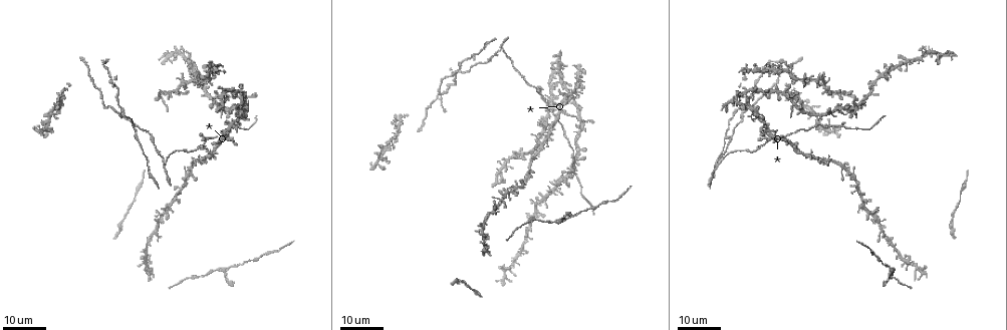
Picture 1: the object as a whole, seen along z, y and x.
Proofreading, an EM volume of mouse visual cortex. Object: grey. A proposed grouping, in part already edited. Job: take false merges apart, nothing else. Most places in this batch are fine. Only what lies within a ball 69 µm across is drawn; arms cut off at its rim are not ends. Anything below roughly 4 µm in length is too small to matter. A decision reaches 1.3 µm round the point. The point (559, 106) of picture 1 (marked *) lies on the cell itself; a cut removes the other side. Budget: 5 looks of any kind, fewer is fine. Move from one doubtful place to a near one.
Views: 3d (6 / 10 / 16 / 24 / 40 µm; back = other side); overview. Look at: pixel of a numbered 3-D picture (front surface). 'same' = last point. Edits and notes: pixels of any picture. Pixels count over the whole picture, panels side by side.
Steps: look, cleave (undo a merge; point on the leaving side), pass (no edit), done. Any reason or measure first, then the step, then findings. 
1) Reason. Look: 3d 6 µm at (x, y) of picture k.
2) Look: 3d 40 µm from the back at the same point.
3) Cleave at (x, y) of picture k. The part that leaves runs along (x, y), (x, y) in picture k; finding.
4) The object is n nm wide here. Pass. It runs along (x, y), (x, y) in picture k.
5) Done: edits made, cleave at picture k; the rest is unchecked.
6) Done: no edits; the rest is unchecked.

Looks like a crossing. Look: 3d 24 µm at (558, 115) of picture 1.

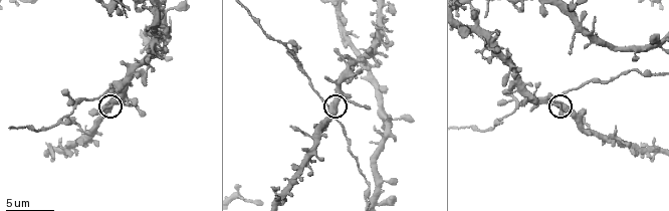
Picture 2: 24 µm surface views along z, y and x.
Look: 3d 6 µm at (335, 105) of picture 2.

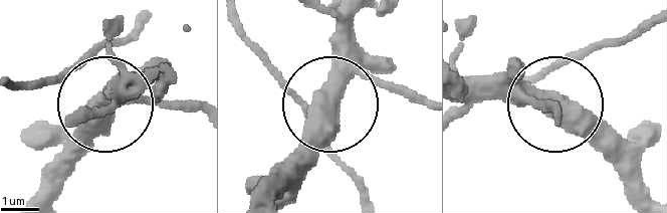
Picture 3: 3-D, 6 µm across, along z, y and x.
4 arms meet here. Pass. Continuous, no second cell.

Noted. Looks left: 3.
Three-way junction. Look: 3d 16 µm at (516, 105) of picture 2.

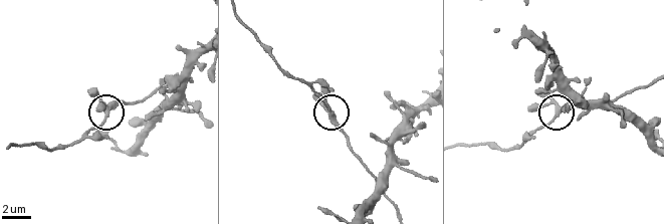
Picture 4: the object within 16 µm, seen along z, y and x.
Closer look. Look: 3d 6 µm at (331, 112) of picture 4.

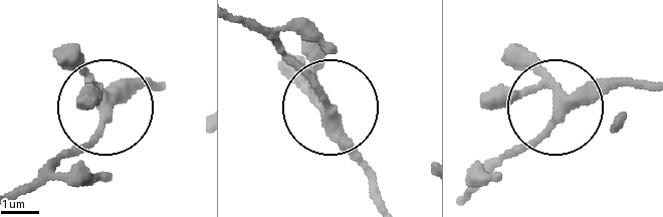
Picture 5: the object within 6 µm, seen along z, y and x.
Pass. It runs along (155, 80), (130, 83), (94, 139), (39, 183) in picture 5; continuous, no second cell.

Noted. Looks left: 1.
Thick turns thin. Look: 3d 16 µm at (660, 74) of picture 2.

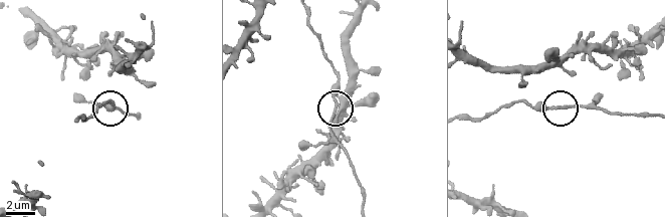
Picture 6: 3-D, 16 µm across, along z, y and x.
The object is 210 nm wide here. Pass. It runs along (307, 15), (310, 29), (338, 79), (328, 144) in picture 6; one cell here.

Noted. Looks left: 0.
Done: no edits; the rest is unchecked.

